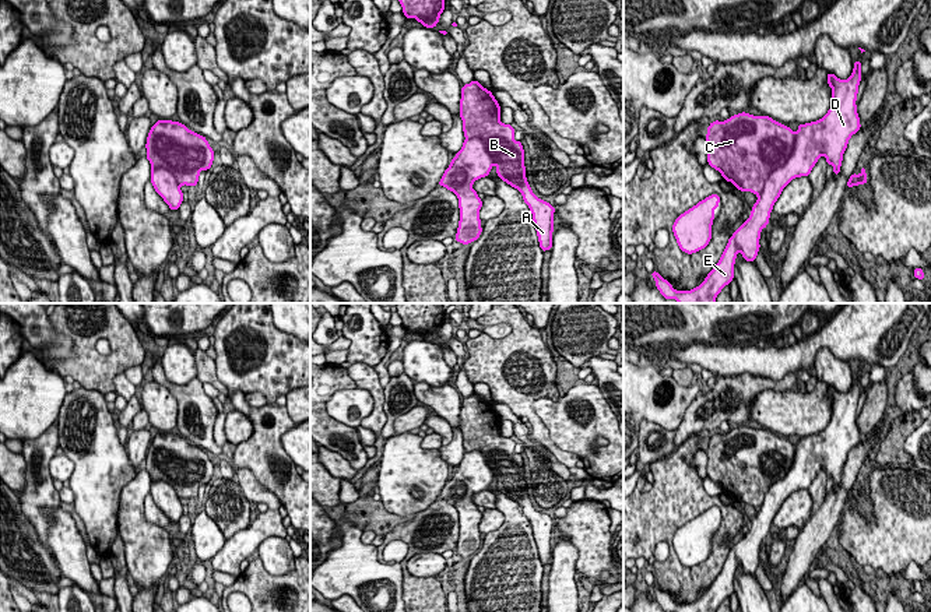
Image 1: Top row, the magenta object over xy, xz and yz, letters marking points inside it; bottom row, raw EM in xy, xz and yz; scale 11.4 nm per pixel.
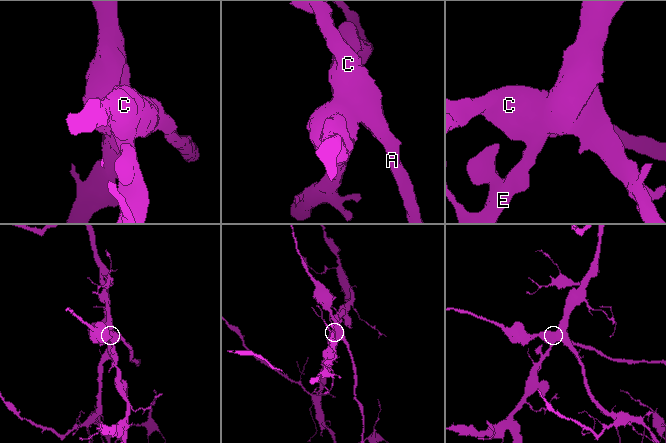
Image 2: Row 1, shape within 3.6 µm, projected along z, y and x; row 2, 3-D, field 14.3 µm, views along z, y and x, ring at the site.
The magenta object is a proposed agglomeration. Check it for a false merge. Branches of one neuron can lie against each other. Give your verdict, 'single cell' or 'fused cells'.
fused cells

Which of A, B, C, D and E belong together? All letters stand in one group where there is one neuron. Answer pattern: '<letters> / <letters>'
A B C / D E

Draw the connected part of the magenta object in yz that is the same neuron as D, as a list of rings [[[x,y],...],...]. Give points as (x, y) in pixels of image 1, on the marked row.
[[[854,60],[853,73],[847,80],[828,73],[828,84],[832,88],[830,109],[816,122],[798,124],[791,155],[783,166],[770,173],[763,191],[752,205],[749,218],[730,236],[719,263],[702,284],[691,291],[674,289],[654,270],[650,275],[663,298],[675,299],[678,303],[716,303],[721,289],[734,279],[737,254],[741,252],[744,260],[755,261],[760,249],[760,232],[767,226],[773,205],[783,189],[795,177],[809,176],[822,155],[828,165],[833,166],[833,173],[839,175],[849,140],[861,129],[856,105],[860,81],[860,60]]]

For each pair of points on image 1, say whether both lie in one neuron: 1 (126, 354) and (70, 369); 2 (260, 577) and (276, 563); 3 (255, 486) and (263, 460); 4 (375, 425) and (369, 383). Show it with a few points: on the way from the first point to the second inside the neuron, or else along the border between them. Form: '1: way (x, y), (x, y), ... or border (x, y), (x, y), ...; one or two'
1: way (112, 365), (108, 368), (84, 368); one
2: border (259, 556), (271, 574), (287, 574), (295, 569); two
3: border (236, 468), (248, 468), (281, 502); two
4: way (378, 415), (378, 393); one

